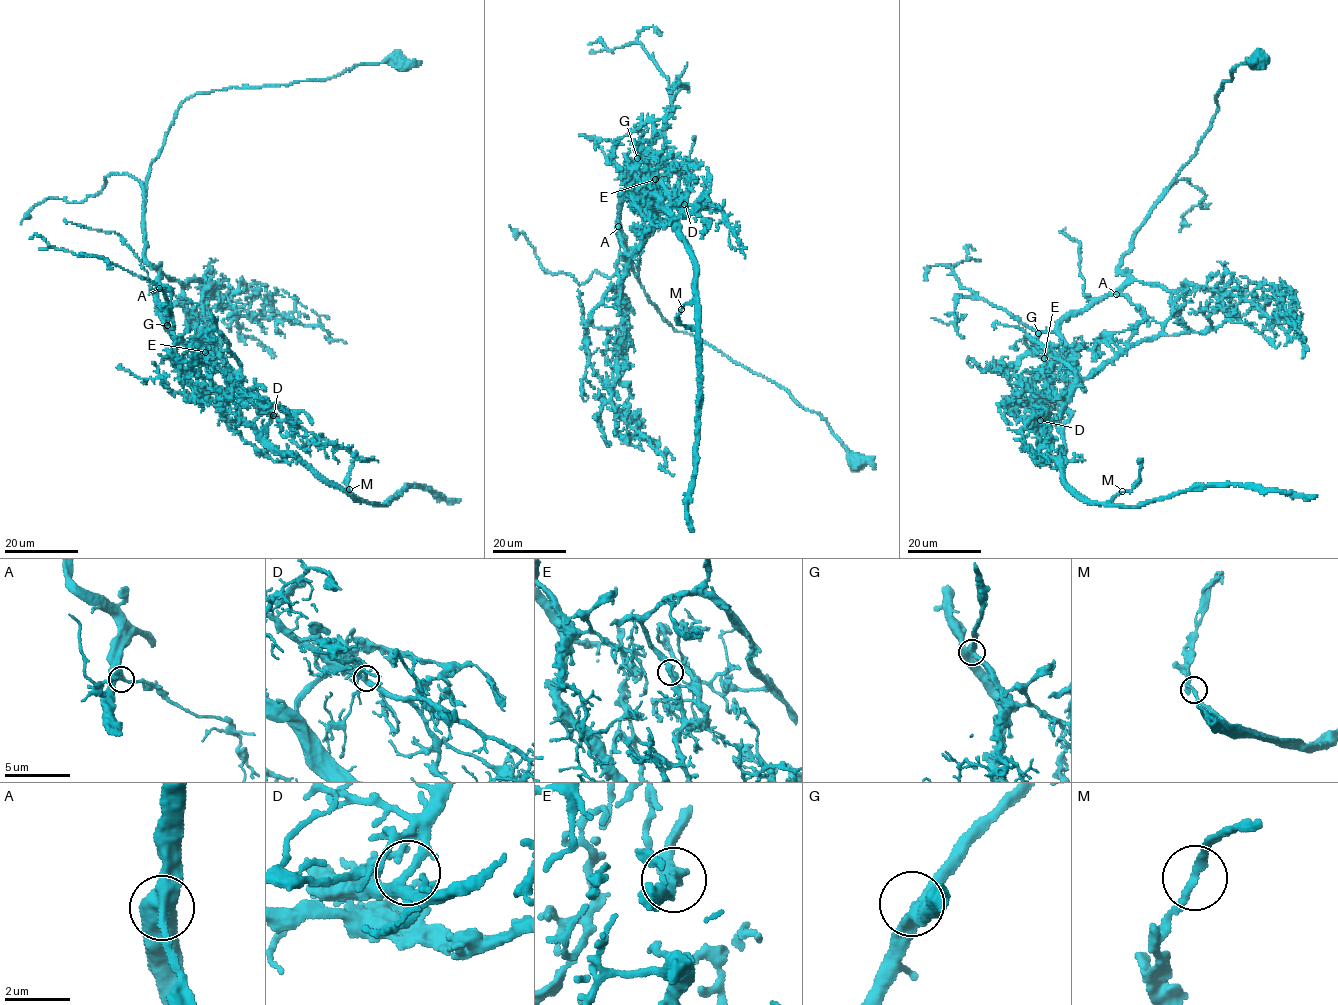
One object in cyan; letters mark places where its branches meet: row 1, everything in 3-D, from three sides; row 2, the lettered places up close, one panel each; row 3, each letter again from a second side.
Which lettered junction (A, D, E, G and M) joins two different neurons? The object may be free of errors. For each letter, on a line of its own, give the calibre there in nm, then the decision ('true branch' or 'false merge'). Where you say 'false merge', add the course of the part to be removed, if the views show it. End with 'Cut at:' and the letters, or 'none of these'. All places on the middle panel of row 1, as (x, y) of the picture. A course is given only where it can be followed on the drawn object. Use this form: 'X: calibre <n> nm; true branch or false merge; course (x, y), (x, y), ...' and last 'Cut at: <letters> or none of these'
A: calibre 440 nm; true branch
D: calibre 320 nm; true branch
E: calibre 340 nm; false merge; course (655, 179), (660, 168), (679, 172), (664, 223), (649, 207), (656, 194), (690, 253), (697, 284), (693, 532)
G: calibre 360 nm; true branch
M: calibre 200 nm; true branch
Cut at: E

